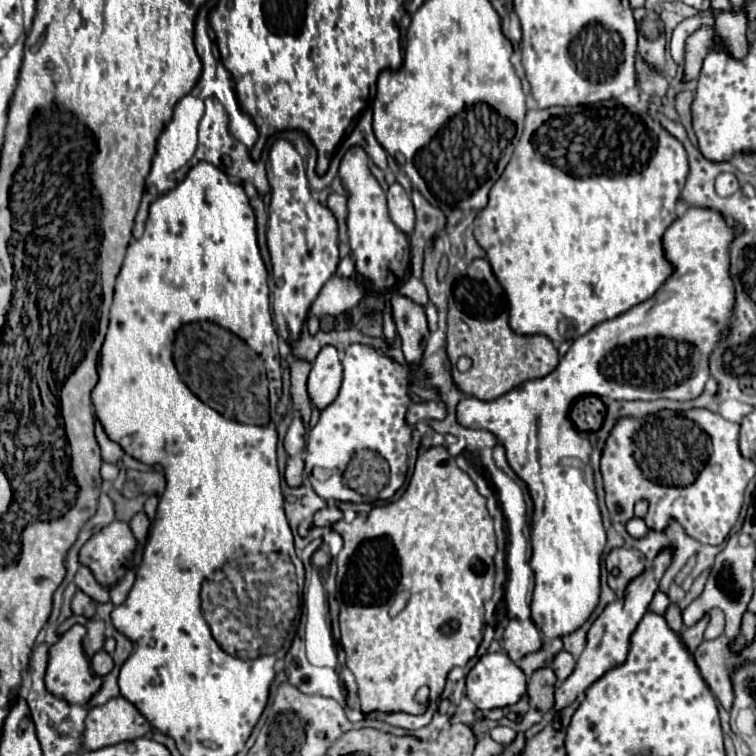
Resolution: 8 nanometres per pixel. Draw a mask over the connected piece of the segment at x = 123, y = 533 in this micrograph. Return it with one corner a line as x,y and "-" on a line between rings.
111,522
109,526
105,526
99,534
93,534
87,544
83,546
81,550
81,564
89,566
91,572
95,574
95,578
103,584
103,586
113,586
119,578
123,578
123,574
131,568
133,564
133,552
135,552
135,546
137,546
137,540
129,528
127,522

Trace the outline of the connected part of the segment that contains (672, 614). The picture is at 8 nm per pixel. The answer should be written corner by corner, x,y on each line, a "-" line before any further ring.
670,604
667,612
665,613
665,619
669,627
675,632
680,633
684,626
682,621
682,612
679,607
675,604

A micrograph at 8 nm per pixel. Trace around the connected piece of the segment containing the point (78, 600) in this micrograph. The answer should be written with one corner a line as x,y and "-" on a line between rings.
77,590
75,598
73,598
73,614
81,614
85,618
93,618
95,616
95,600
93,598
87,598
87,594
83,594
81,590

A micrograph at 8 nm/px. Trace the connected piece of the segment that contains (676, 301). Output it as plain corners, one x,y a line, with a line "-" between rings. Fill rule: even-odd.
691,206
681,218
677,218
667,232
663,234
663,248
665,248
665,256
667,260
671,260
675,264
675,272
673,276
655,292
653,298
633,306
631,310
623,312
621,316
613,318
613,320
605,320
601,324
597,324
593,330
589,330
587,334
583,334
581,338
577,338
569,352
561,358
559,366
545,378
537,378
537,380
529,380
517,388
513,388
511,392
495,398
495,400
479,400
473,396
463,398
457,404
457,422
465,428
483,428
489,430
497,436
497,440
505,446
507,452
507,462
513,468
513,472
527,484
529,496
533,500
533,516
531,516
531,546
533,546
533,556
529,560
533,572
535,572
535,590
533,590
533,600
531,600
531,620
535,622
535,626
541,630
543,636
547,638
557,638
557,636
565,636
575,632
595,610
597,602
599,602
599,558
601,552
605,548
605,530
601,524
601,512
597,506
597,494
595,494
595,484
593,484
593,470
589,466
589,456
591,456
591,444
589,440
581,438
580,431
574,426
569,419
569,408
573,401
579,396
587,396
587,394
595,394
595,396
605,396
605,398
615,398
615,400
659,400
659,398
669,398
669,400
695,400
703,394
707,380
711,378
709,372
709,356
711,350
715,350
719,346
719,338
723,338
723,334
731,328
731,318
733,318
733,310
735,310
735,284
731,278
731,260
729,260
729,248
731,242
737,238
737,228
729,226
727,220
723,218
723,214
719,214
717,210
711,208
699,208
699,206

